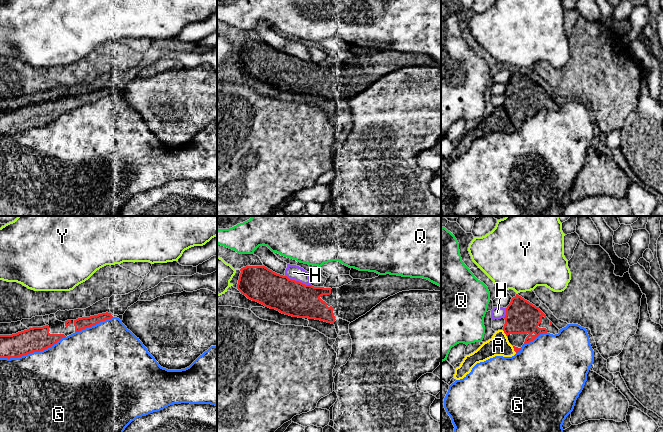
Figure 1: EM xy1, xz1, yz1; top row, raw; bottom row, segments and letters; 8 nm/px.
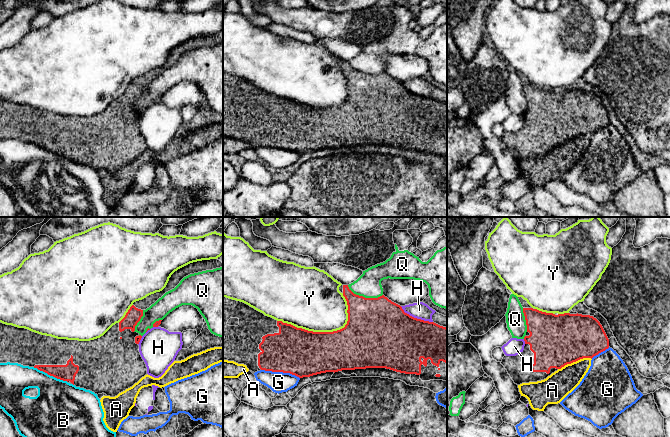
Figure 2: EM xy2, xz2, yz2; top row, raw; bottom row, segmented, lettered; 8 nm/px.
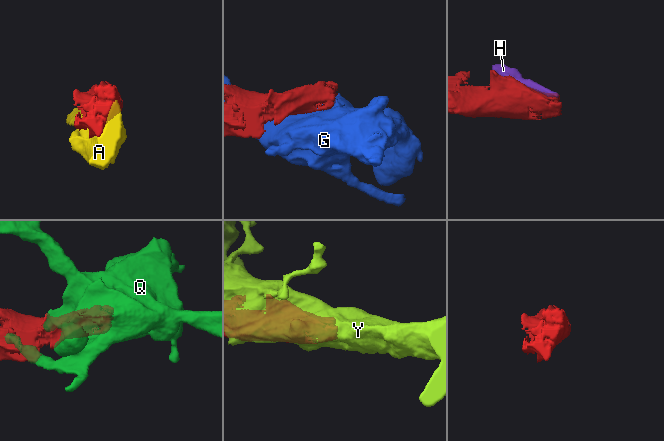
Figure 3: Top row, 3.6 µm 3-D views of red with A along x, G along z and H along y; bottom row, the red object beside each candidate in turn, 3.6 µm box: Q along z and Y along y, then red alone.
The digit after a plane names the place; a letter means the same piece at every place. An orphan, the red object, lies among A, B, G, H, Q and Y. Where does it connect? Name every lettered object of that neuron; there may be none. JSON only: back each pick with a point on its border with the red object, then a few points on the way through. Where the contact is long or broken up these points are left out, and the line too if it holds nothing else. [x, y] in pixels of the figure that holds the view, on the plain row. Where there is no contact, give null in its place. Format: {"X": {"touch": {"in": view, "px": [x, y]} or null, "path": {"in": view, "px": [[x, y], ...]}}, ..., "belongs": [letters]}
{"belongs": []}

